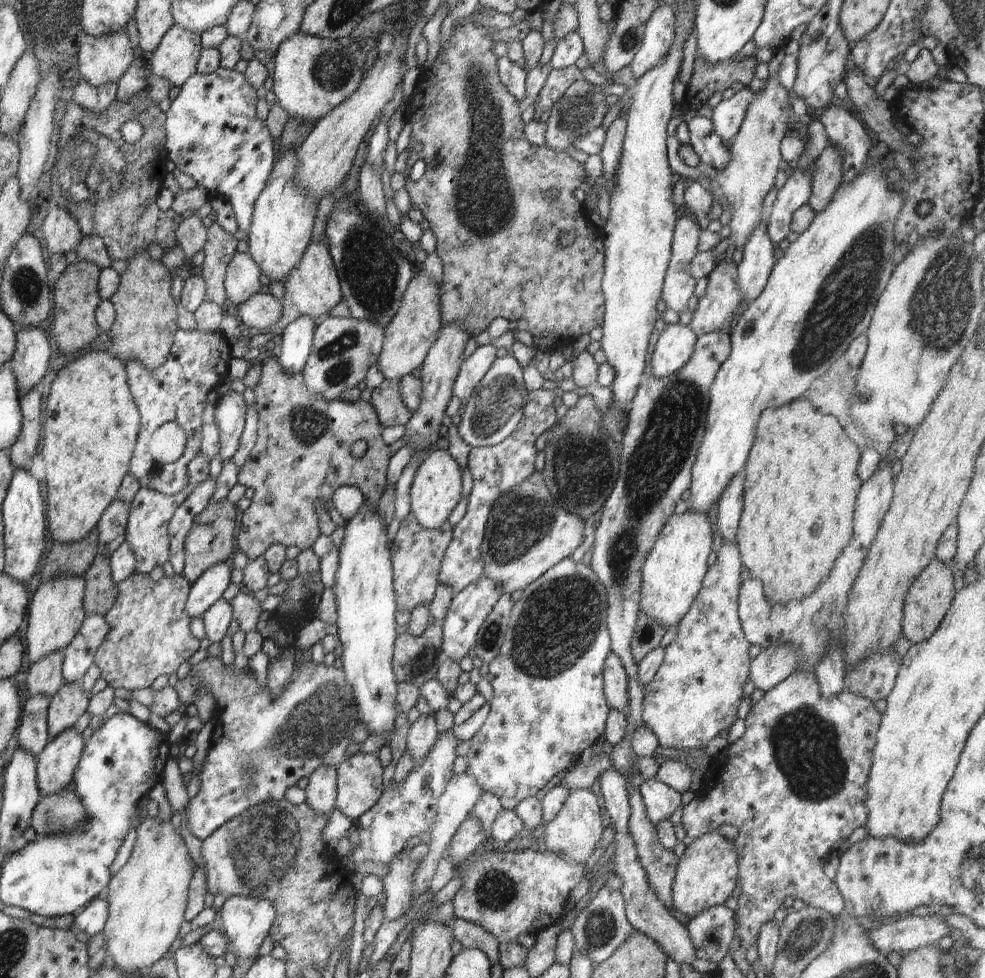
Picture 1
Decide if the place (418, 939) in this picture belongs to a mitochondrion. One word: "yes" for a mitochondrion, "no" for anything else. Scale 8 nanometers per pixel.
no

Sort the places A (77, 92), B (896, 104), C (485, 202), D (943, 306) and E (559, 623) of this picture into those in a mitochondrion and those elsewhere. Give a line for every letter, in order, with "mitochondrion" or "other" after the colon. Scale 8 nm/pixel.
A: other
B: other
C: mitochondrion
D: mitochondrion
E: mitochondrion

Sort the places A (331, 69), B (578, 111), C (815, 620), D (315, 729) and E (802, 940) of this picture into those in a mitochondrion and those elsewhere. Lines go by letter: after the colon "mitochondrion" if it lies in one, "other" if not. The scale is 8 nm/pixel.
A: mitochondrion
B: mitochondrion
C: mitochondrion
D: mitochondrion
E: mitochondrion

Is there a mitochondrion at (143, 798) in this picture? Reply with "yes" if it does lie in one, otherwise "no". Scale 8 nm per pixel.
no

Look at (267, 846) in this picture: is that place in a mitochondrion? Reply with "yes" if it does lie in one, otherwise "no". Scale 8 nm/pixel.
yes

